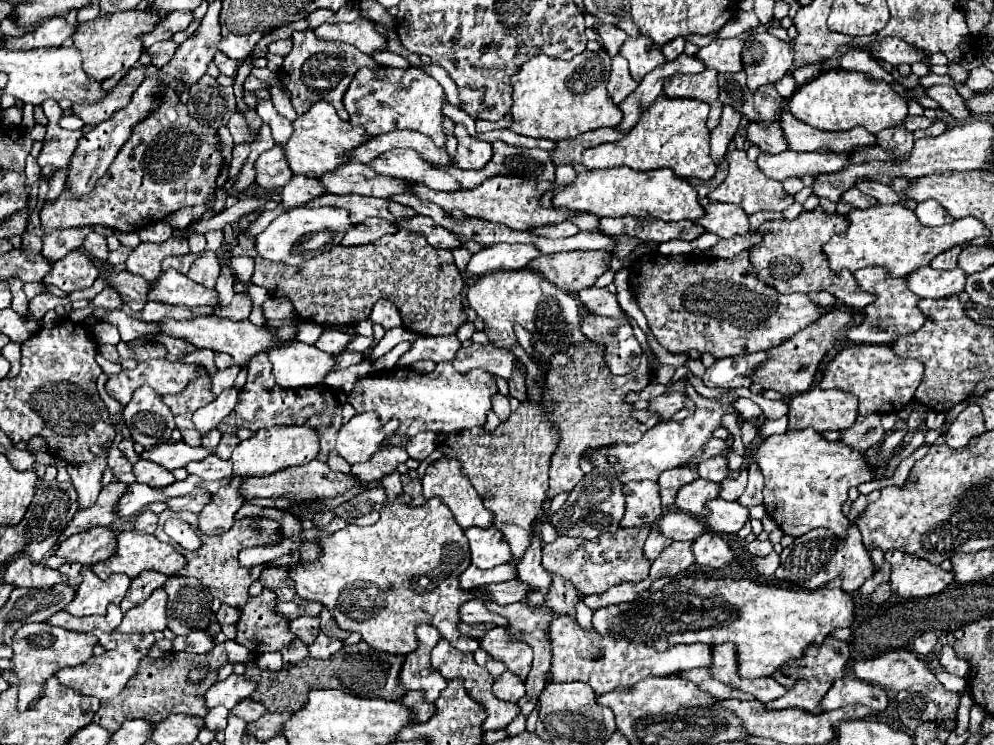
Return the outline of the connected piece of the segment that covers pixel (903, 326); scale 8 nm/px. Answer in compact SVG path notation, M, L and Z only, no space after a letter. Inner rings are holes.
M861 268L861 270L853 272L853 276L855 276L859 288L875 294L877 300L873 304L865 306L865 316L863 316L861 324L845 330L847 340L851 340L855 344L889 344L889 342L893 342L893 338L897 338L897 334L919 330L925 324L925 314L917 308L919 298L905 286L903 278L891 278L881 268Z

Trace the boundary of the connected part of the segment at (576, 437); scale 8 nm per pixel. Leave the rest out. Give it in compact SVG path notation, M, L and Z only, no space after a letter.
M589 340L585 346L571 346L565 354L555 354L549 360L549 368L545 372L545 400L541 406L551 426L555 426L561 434L561 442L551 456L547 490L549 500L559 492L571 492L583 478L579 460L587 448L607 446L613 442L639 442L647 426L631 416L633 406L625 404L623 400L627 392L643 390L651 382L653 374L653 368L643 358L639 368L631 374L613 376L603 362L601 346Z

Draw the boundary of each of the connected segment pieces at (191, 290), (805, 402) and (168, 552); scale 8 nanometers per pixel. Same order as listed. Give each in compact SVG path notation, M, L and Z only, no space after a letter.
M167 268L159 274L155 282L151 282L151 288L147 292L149 300L173 304L173 306L219 306L219 298L215 290L209 290L185 274L179 274L177 270Z
M813 388L789 398L789 430L843 430L857 418L857 398L841 390Z
M127 530L117 536L117 554L107 562L93 566L93 572L99 578L107 578L111 574L127 574L129 578L135 578L143 570L157 570L165 576L177 576L185 568L185 564L187 564L185 556L177 552L171 544L159 542L155 536L149 536L149 534L139 534L137 530Z

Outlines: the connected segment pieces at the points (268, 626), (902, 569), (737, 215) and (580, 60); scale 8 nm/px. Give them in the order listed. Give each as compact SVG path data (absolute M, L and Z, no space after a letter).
M263 590L259 596L249 598L241 610L235 640L253 654L279 652L295 638L289 632L289 622L275 612L275 604L277 596Z
M891 550L885 552L885 560L891 564L891 588L901 598L923 598L941 592L953 574L941 566L929 564L923 558Z
M701 198L699 200L701 206L705 208L705 214L695 220L693 224L705 228L707 232L713 232L721 238L733 238L737 234L745 236L745 212L741 210L741 206L735 204L721 204L721 202L713 202L709 198Z
M601 46L597 52L585 50L571 60L549 58L545 54L533 56L511 78L513 106L511 130L515 134L533 138L575 138L581 132L589 132L603 126L617 126L623 118L621 110L609 98L607 80L611 70L611 56Z

